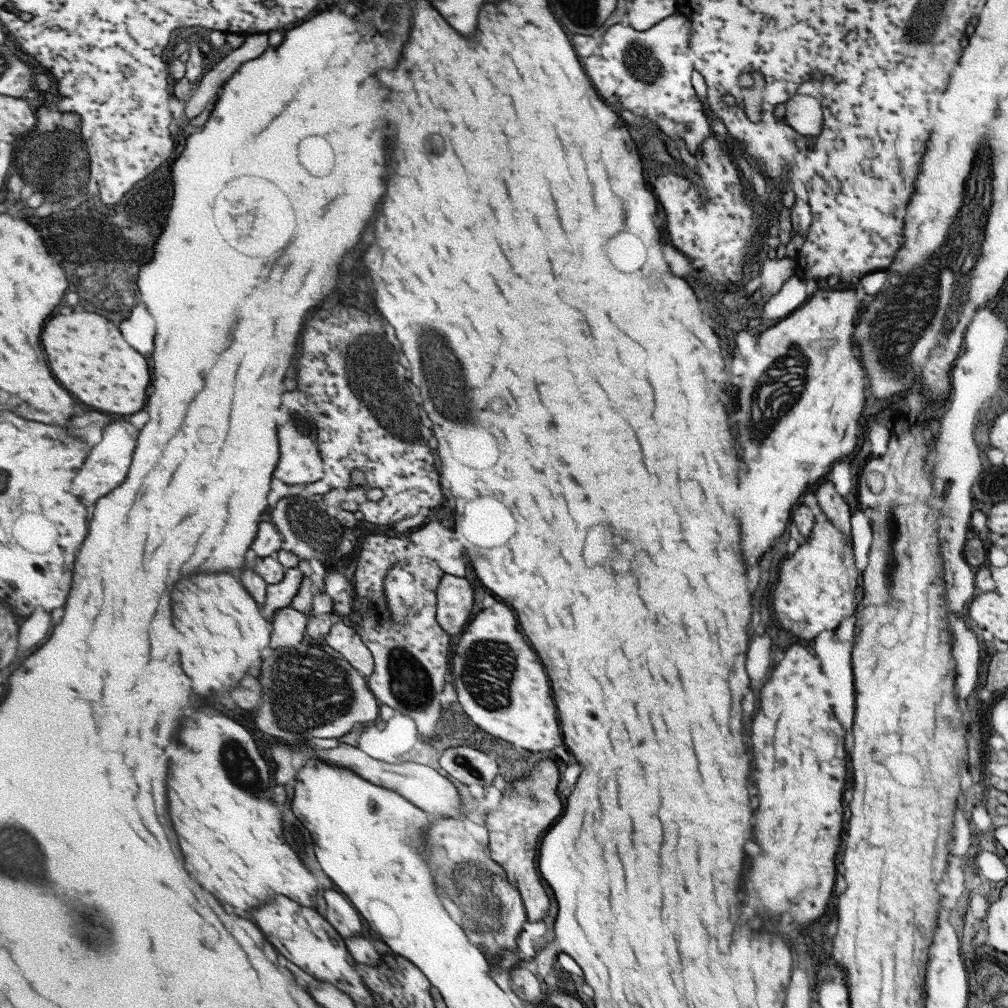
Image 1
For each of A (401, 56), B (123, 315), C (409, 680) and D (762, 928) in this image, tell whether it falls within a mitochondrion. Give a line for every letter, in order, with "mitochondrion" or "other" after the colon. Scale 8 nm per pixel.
A: other
B: other
C: mitochondrion
D: other

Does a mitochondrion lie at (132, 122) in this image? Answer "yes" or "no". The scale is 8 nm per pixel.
no

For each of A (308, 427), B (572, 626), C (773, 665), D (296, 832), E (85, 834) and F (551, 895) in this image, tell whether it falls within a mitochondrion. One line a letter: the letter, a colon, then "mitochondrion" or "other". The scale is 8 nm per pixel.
A: other
B: other
C: other
D: mitochondrion
E: other
F: other

